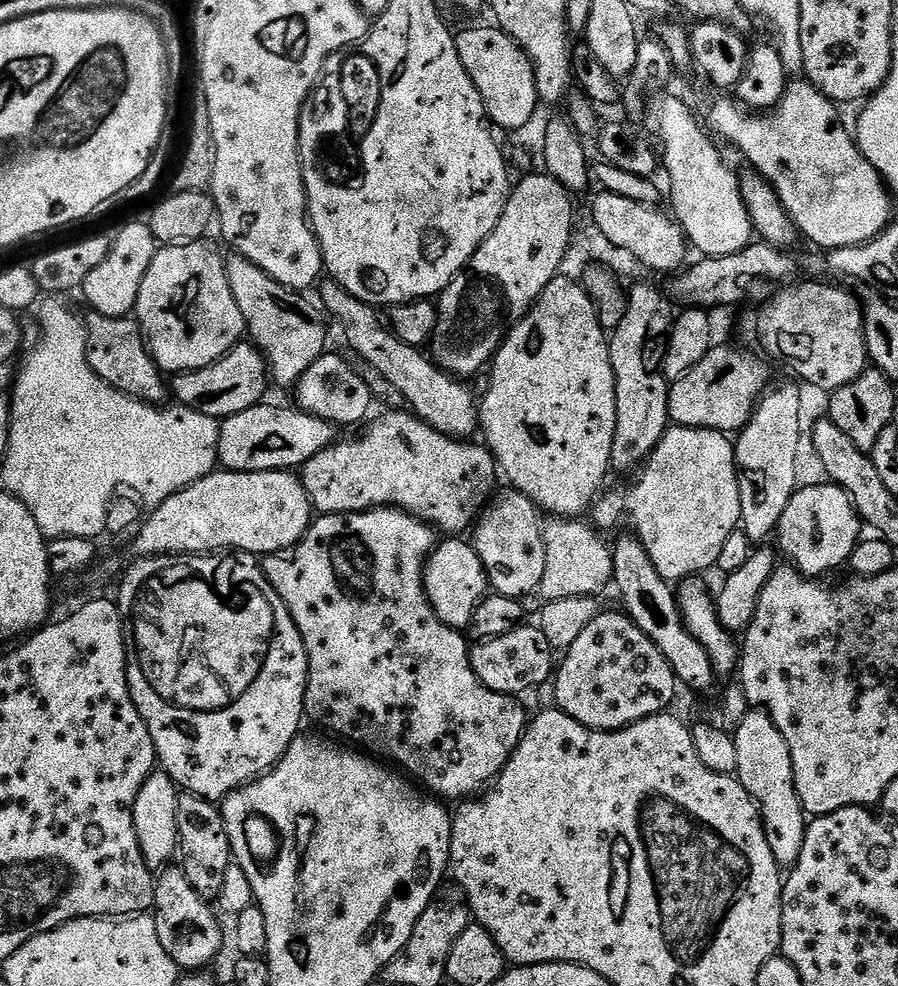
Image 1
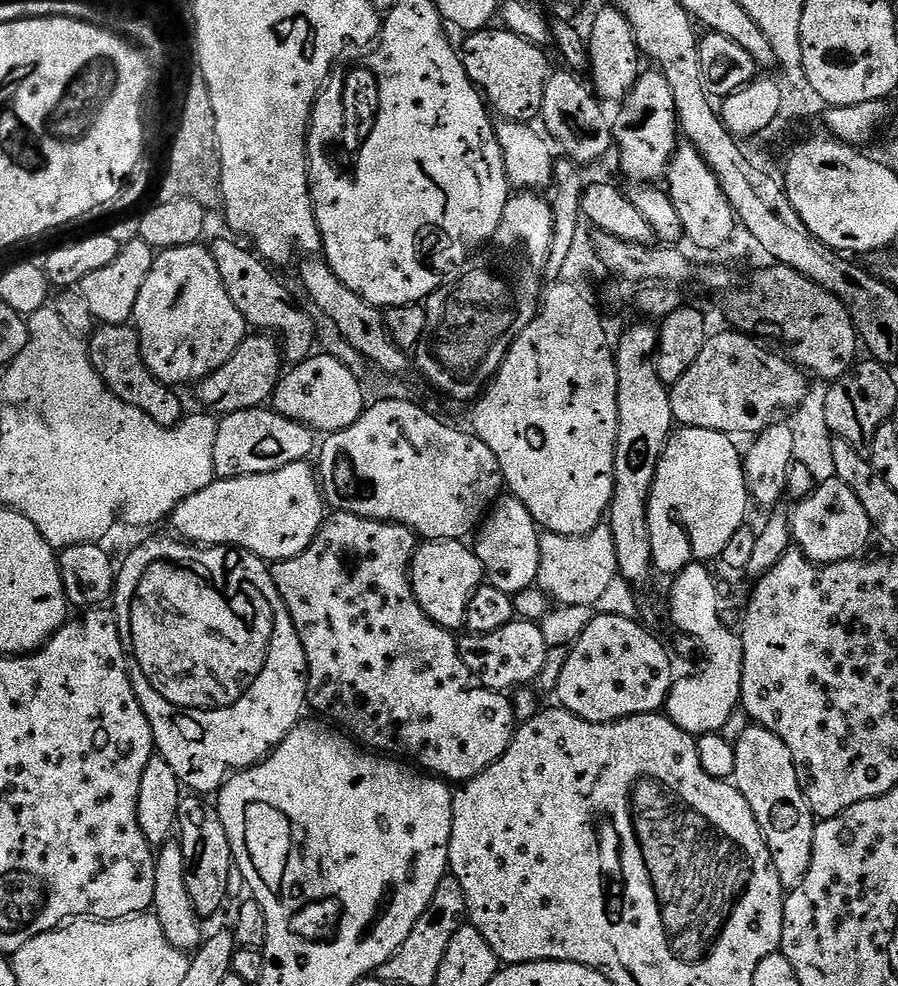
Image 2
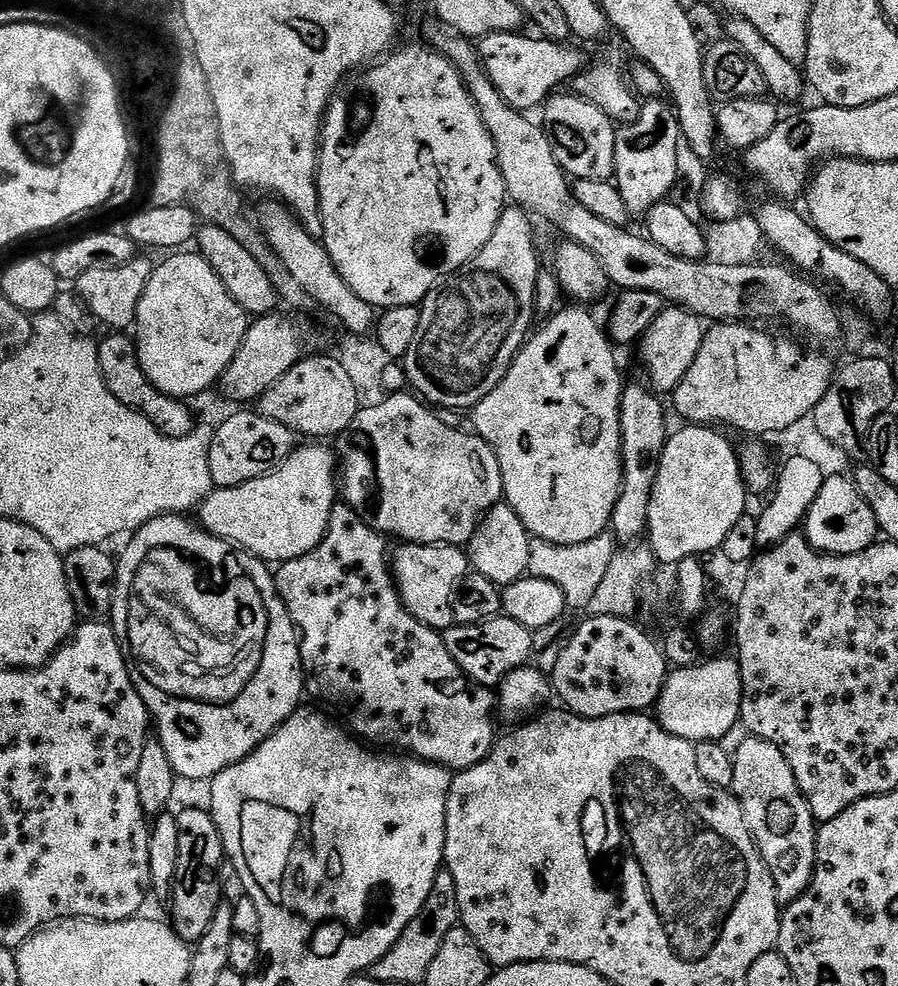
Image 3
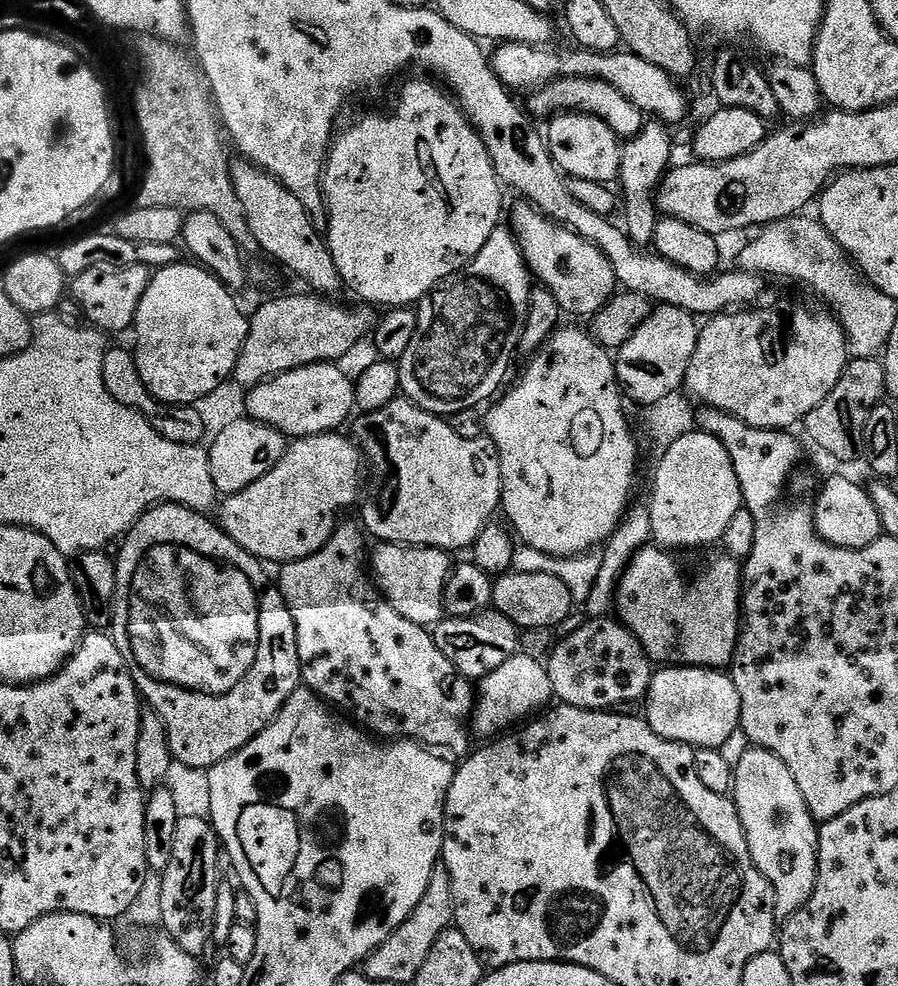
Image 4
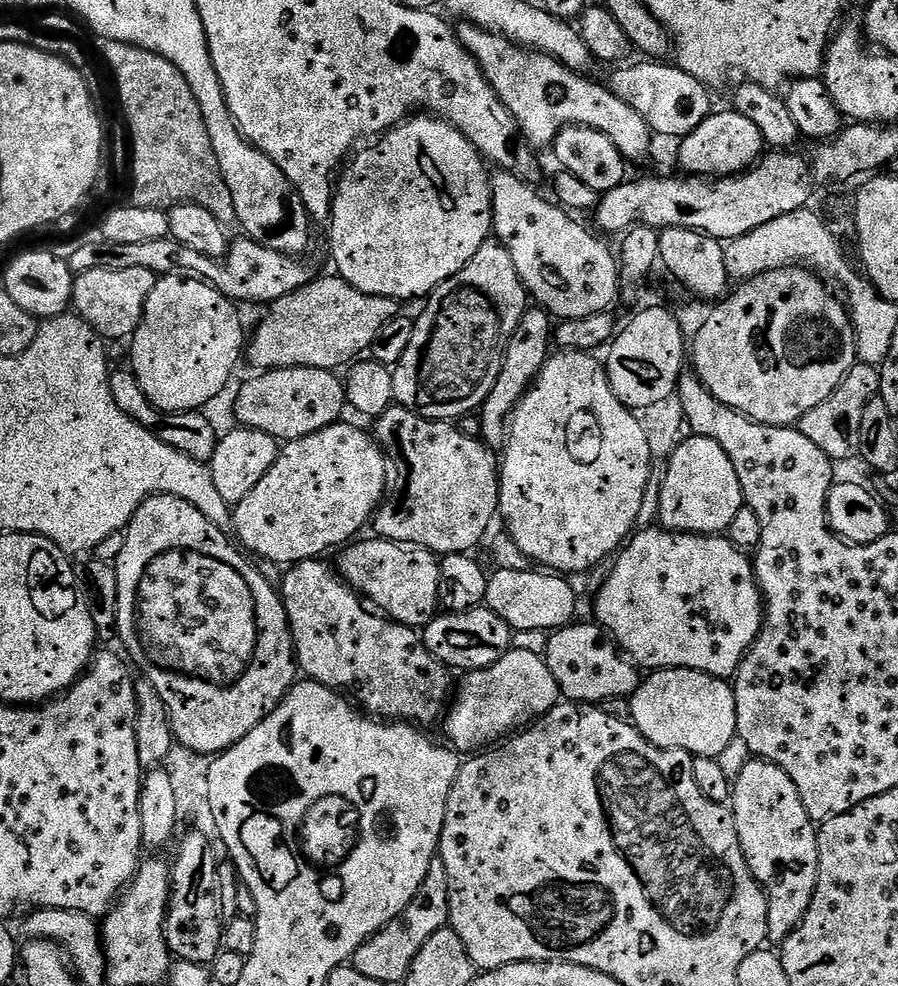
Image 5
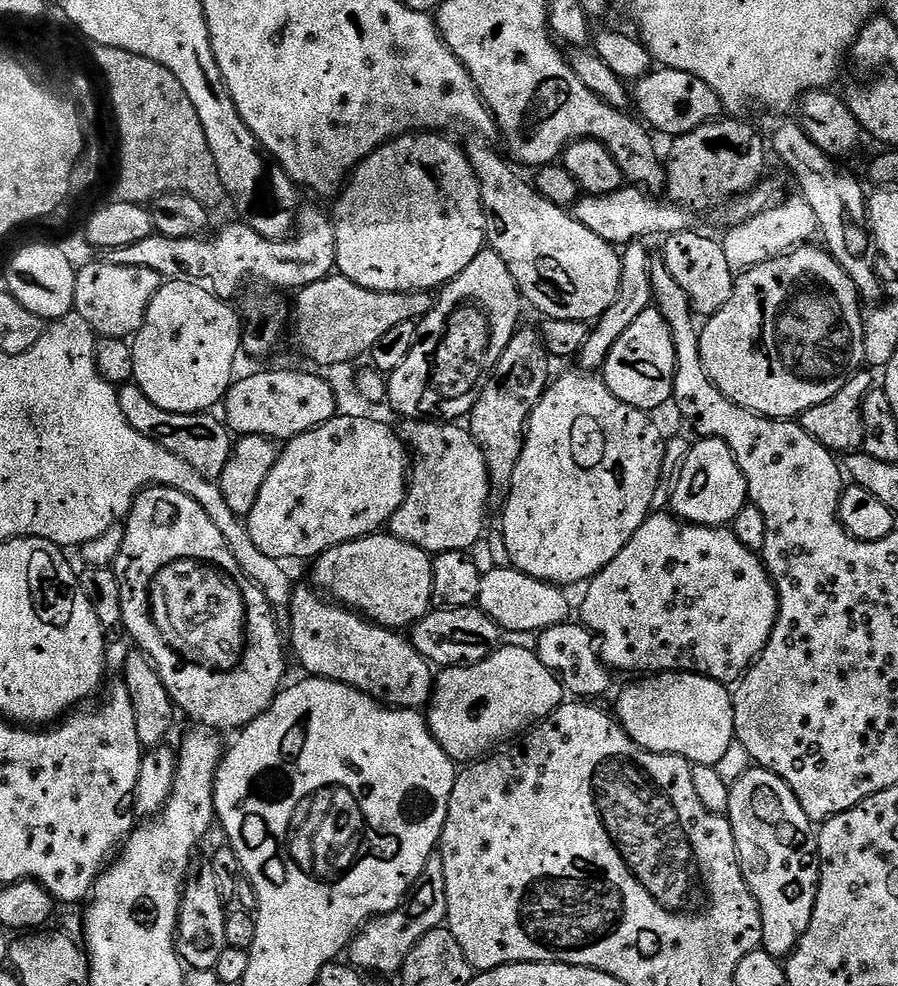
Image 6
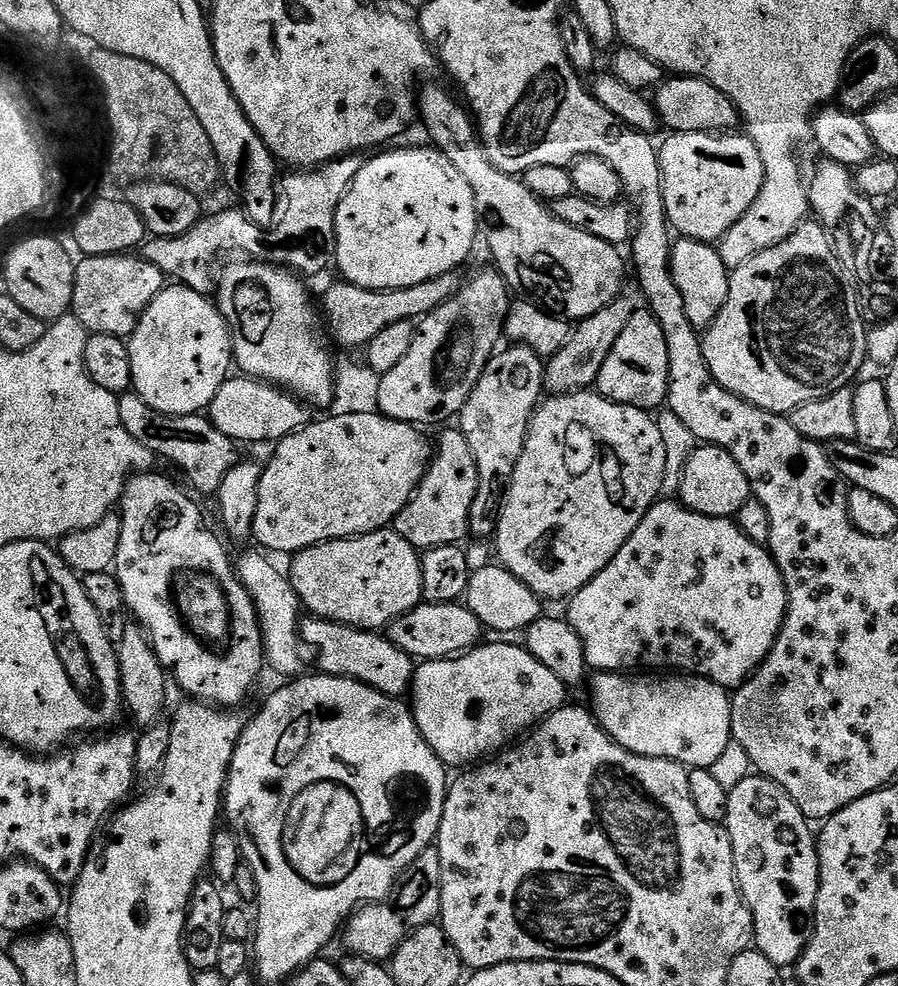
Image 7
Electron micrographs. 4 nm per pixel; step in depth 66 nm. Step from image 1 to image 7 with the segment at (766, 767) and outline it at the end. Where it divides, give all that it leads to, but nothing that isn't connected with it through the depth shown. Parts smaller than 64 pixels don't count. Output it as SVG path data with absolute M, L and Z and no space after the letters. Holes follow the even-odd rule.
M751 774L736 785L728 794L728 818L726 827L734 846L734 866L740 893L754 922L755 951L766 954L777 966L795 965L804 953L816 915L816 895L820 885L820 863L816 853L817 837L813 825L798 810L798 806L786 794L786 790L772 780L759 774Z

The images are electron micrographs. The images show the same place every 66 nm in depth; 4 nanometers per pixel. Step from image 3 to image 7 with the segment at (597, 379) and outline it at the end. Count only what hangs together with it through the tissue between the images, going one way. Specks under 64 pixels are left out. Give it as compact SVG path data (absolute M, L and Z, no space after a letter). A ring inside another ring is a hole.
M595 390L566 392L553 395L548 399L545 399L537 408L535 416L532 417L532 425L528 427L528 437L526 446L522 450L522 458L518 458L518 466L514 470L512 481L508 483L508 491L502 497L500 520L496 523L494 543L496 543L496 554L499 557L497 559L503 568L525 583L534 595L540 597L541 601L561 600L564 602L575 596L578 590L586 587L616 557L618 550L626 546L630 534L638 530L638 522L642 522L642 518L649 512L652 505L661 499L660 491L666 474L667 456L657 421L643 408L626 406L608 400Z

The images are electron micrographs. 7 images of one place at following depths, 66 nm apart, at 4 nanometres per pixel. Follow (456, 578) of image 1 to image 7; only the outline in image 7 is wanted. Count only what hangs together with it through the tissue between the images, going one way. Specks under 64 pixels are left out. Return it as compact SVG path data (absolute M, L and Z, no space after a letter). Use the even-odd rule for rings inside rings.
M391 527L379 528L365 536L353 536L346 540L330 540L327 544L315 544L303 548L291 557L290 579L296 591L297 601L309 608L313 617L346 624L350 628L363 628L366 632L387 629L393 620L417 608L424 600L424 575L421 553L402 534Z

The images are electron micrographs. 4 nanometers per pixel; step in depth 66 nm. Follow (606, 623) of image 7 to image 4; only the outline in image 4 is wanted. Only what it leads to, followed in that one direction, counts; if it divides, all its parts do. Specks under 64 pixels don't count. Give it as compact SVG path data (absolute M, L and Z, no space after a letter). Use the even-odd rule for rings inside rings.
M645 546L634 554L617 586L615 615L619 623L625 624L635 634L654 662L667 662L672 666L727 669L735 657L742 631L741 565L731 556L720 554L717 560L710 561L701 570L696 584L684 584L684 572L672 556L675 555L671 551L659 546Z

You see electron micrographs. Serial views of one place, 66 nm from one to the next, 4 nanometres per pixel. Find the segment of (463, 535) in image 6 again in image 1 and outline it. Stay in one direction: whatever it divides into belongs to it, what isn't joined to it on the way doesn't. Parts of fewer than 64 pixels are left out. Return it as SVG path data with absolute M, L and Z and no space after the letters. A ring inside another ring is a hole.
M388 410L384 414L376 421L373 419L357 440L341 439L302 465L304 489L313 509L325 516L335 516L341 512L367 512L370 508L399 508L441 533L464 534L469 527L468 532L497 491L495 456L487 447L479 448L467 439L456 439L432 429L411 411Z

